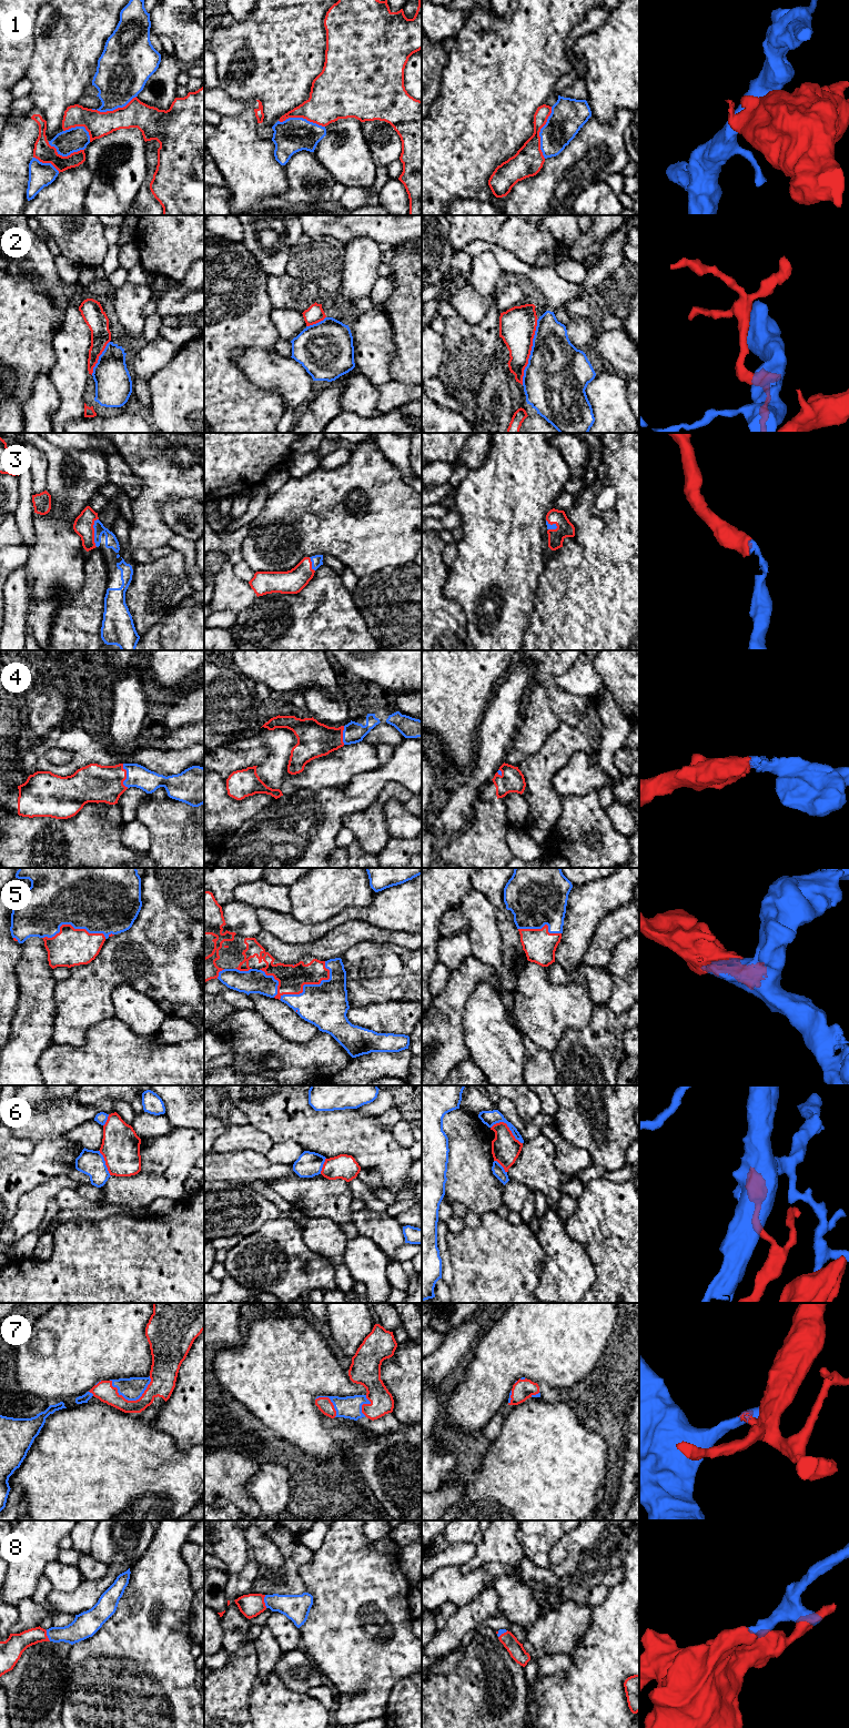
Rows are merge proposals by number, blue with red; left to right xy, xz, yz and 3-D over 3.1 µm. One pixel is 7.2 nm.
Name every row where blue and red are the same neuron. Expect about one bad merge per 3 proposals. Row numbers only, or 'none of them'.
3, 4, 5, 7, 8

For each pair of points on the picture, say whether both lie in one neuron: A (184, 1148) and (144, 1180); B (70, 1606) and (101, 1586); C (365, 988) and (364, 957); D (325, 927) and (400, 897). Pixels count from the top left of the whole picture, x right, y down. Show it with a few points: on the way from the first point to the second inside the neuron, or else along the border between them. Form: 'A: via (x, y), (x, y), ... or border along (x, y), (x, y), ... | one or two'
A: via (174, 1158), (154, 1179) | one
B: via (78, 1602), (93, 1589) | one
C: via (364, 980), (364, 964) | one
D: via (344, 916), (350, 913), (381, 913) | one

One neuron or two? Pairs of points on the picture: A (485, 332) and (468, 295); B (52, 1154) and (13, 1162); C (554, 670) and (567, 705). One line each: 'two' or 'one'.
A: two
B: one
C: one

